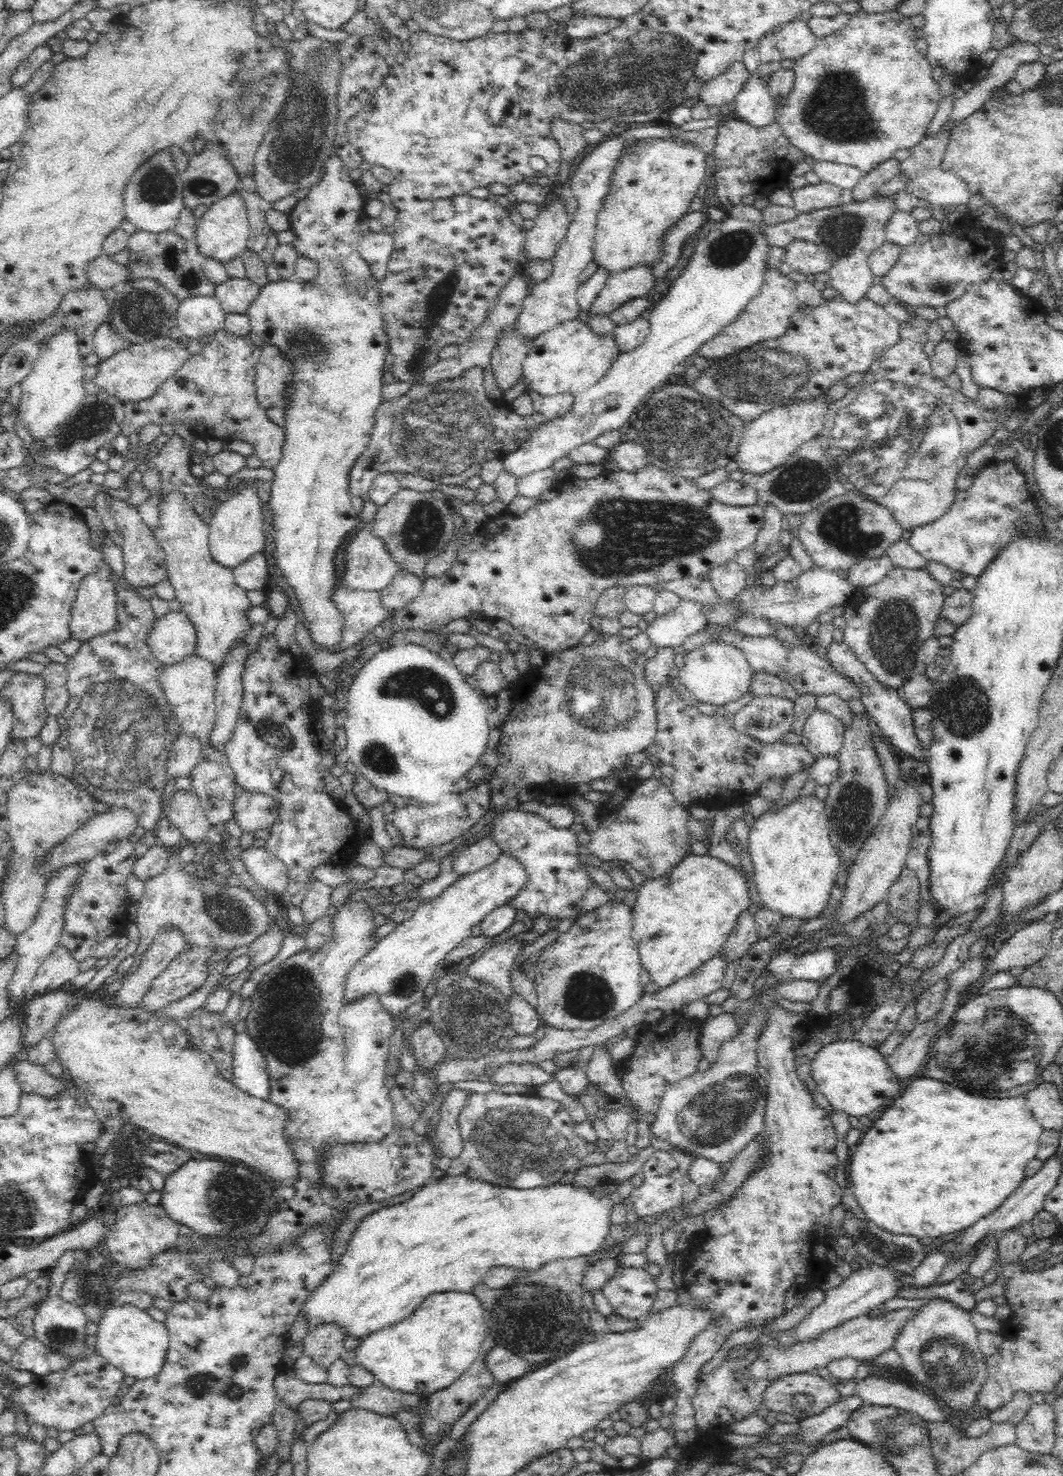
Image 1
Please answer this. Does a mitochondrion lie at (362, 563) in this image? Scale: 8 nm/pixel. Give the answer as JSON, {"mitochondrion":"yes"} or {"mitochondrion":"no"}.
{"mitochondrion":"yes"}

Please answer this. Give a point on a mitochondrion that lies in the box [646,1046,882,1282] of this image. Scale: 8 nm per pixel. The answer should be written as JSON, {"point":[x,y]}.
{"point":[715,1114]}

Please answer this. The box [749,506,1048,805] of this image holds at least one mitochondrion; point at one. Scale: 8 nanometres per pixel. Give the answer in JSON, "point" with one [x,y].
{"point":[895,627]}

